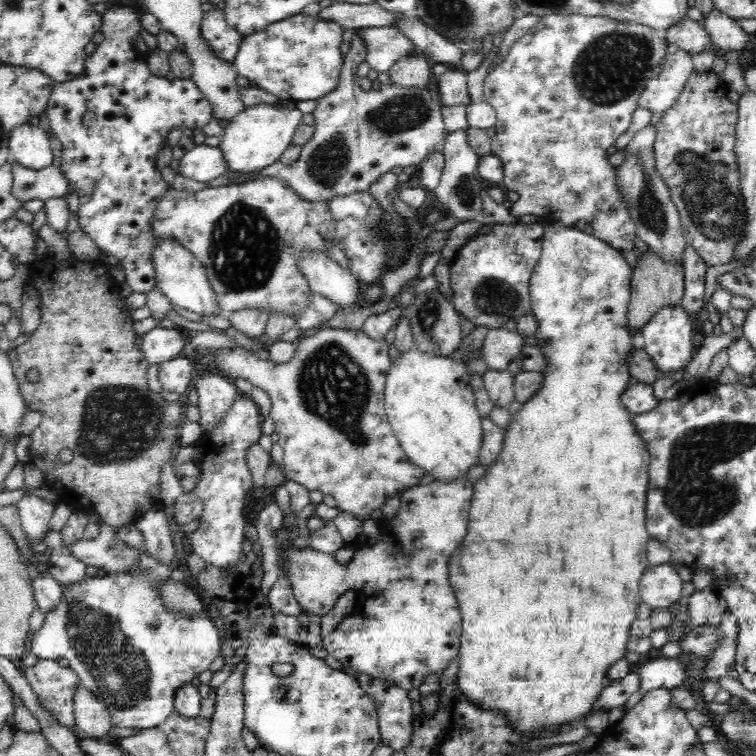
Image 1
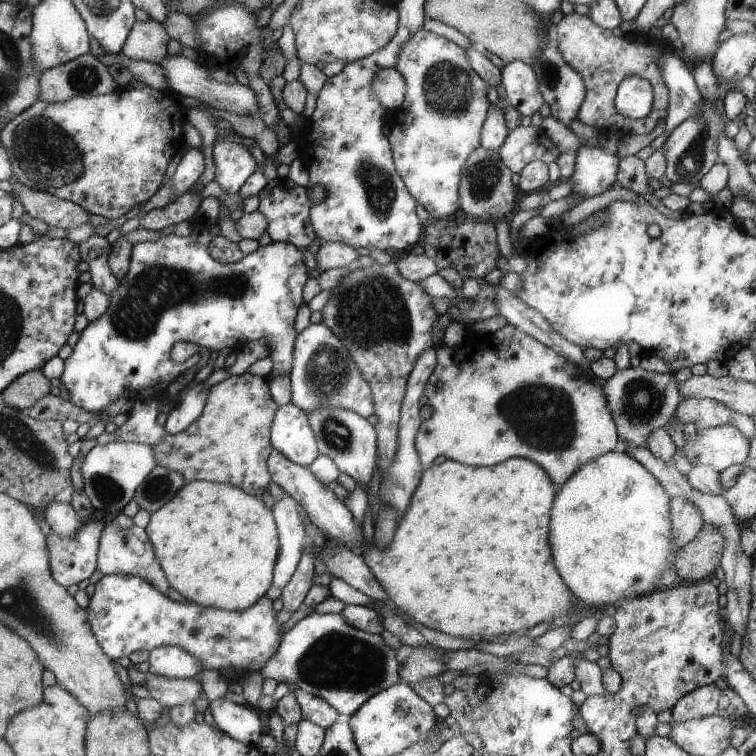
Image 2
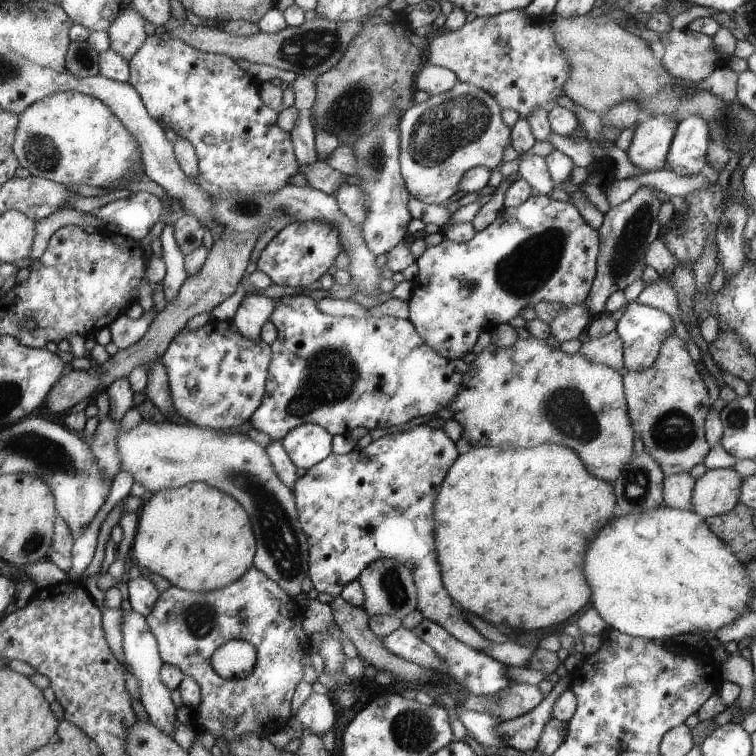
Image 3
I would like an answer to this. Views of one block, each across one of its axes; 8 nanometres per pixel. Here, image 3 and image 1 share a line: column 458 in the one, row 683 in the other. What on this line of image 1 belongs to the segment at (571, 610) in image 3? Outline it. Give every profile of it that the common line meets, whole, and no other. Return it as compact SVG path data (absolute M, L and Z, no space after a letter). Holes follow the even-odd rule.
M557 222L551 224L542 224L544 227L543 232L543 245L541 251L541 258L538 263L535 264L535 270L530 280L530 300L532 314L538 322L538 330L534 332L534 337L542 342L540 350L546 354L548 358L548 368L544 370L544 383L536 395L532 396L528 402L524 402L522 410L512 415L512 424L506 432L506 440L502 442L502 452L495 458L494 462L490 464L490 470L486 472L486 476L482 480L478 480L476 484L473 484L473 496L472 496L472 510L469 510L469 520L466 529L466 536L462 540L462 544L458 545L458 548L452 552L450 560L448 560L448 579L450 579L450 585L454 589L454 594L458 599L458 606L462 613L462 632L461 632L461 643L459 646L459 666L458 666L458 690L462 693L464 698L467 698L472 704L483 708L483 710L499 710L505 714L506 721L508 724L522 732L522 736L528 736L528 734L534 734L538 728L546 728L546 726L568 726L568 724L574 724L574 722L580 722L582 716L586 716L586 712L590 712L591 704L594 704L594 696L598 696L598 692L602 692L602 688L606 685L608 668L612 664L616 664L620 658L624 657L627 651L632 647L634 640L629 634L631 624L637 619L636 612L638 612L638 606L642 602L639 593L639 582L644 574L644 571L650 566L649 560L647 559L647 544L651 539L648 531L644 526L645 517L645 502L646 493L648 486L648 465L650 462L649 452L647 451L645 440L637 433L636 424L633 423L633 414L626 410L624 404L621 403L621 395L626 392L626 388L630 388L633 385L632 377L628 367L625 363L627 354L635 349L632 345L633 337L641 332L641 330L630 329L630 322L628 322L628 304L631 297L631 278L633 276L632 269L627 264L624 254L610 247L605 241L599 240L596 236L590 236L589 233L582 232L581 229L570 228Z

